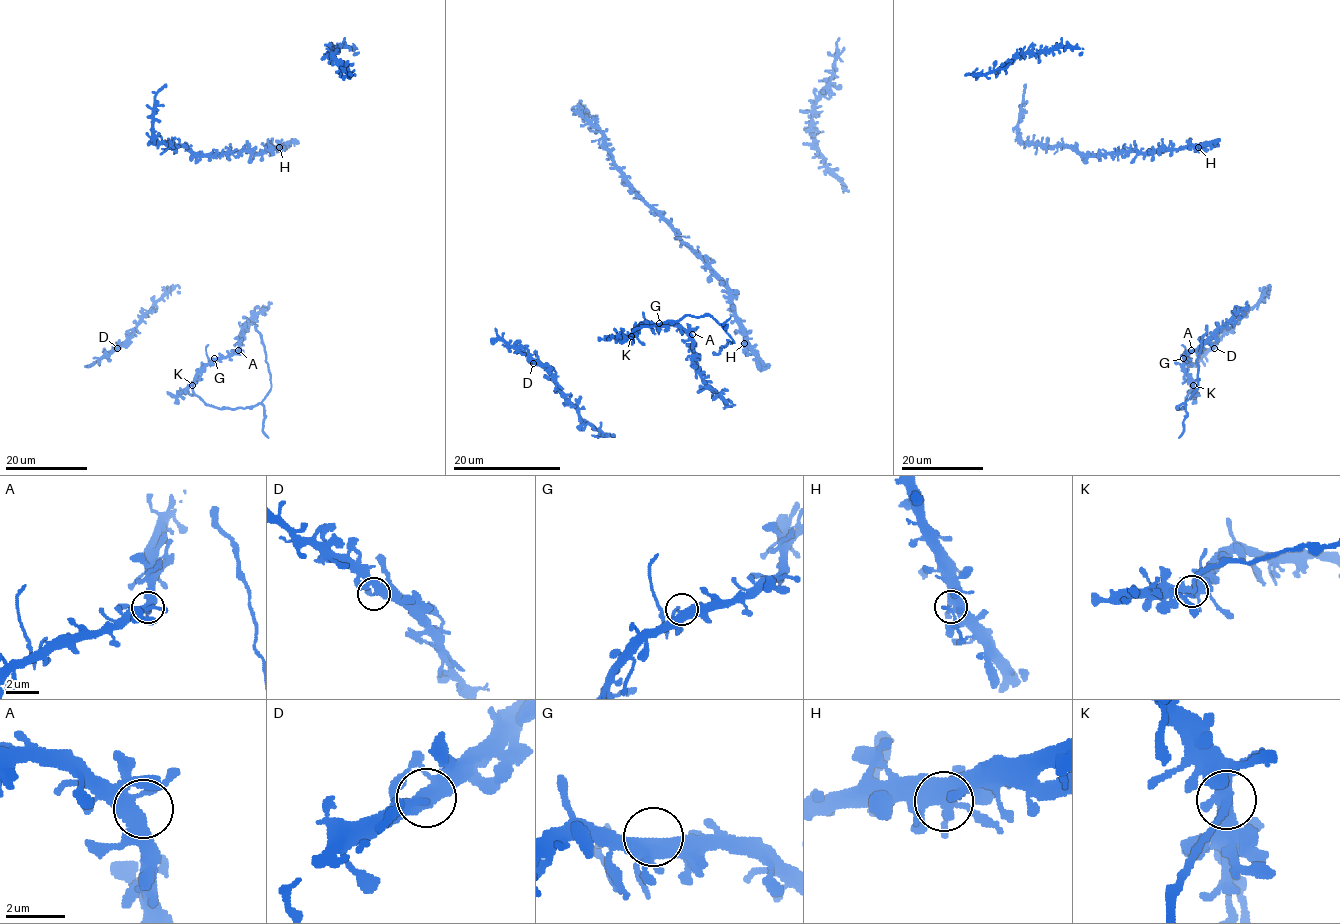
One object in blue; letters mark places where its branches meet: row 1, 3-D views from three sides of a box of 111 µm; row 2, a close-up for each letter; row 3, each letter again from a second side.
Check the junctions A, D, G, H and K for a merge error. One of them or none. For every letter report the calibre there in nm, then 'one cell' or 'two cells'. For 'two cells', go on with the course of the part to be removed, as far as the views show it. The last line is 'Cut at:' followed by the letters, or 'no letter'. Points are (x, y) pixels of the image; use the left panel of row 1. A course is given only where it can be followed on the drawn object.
A: 380 nm thick; one cell
D: 360 nm thick; one cell
G: 400 nm thick; one cell
H: 400 nm thick; one cell
K: 400 nm thick; two cells; foreign part runs (192, 385), (192, 390), (207, 404), (218, 408), (259, 404), (270, 387), (268, 364), (255, 325)
Cut at: K

